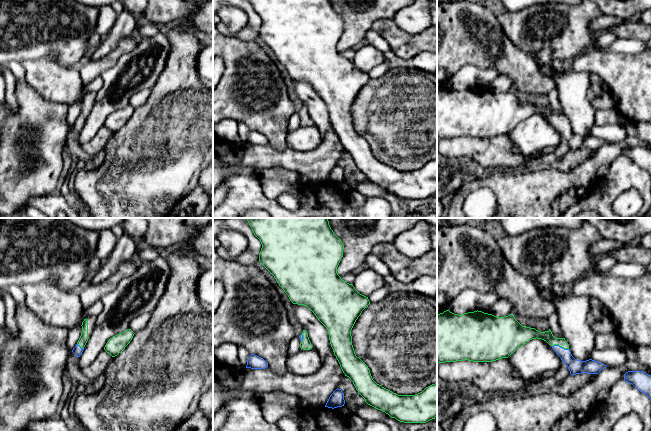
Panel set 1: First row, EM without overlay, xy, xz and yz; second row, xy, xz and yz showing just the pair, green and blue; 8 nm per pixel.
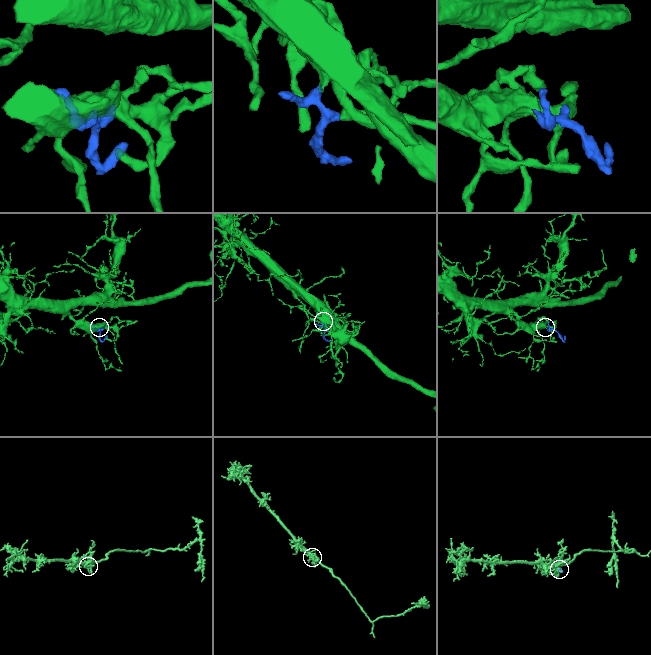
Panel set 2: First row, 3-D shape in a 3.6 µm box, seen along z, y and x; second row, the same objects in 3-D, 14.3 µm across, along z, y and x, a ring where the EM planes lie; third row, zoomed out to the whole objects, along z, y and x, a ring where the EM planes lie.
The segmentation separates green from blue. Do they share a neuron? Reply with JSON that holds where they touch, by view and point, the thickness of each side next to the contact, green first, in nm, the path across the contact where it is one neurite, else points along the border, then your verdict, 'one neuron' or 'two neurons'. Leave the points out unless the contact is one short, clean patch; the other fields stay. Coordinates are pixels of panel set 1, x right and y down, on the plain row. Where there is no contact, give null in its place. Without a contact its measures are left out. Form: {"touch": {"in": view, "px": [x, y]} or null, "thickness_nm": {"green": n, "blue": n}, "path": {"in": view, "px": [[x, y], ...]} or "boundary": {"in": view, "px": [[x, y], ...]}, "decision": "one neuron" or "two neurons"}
{"touch": {"in": "yz", "px": [560, 122]}, "thickness_nm": {"green": 90, "blue": 120}, "path": {"in": "yz", "px": [[532, 109], [547, 112], [560, 122], [566, 133], [575, 142]]}, "decision": "one neuron"}

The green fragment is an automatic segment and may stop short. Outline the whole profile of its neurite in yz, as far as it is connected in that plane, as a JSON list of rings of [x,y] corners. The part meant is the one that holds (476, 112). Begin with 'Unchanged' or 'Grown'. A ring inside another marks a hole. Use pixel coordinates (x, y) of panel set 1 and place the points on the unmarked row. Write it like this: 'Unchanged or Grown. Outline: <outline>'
Grown. Outline: [[[449,86],[437,91],[437,139],[473,137],[473,138],[492,138],[502,134],[508,134],[518,124],[532,115],[542,115],[546,117],[566,140],[571,151],[589,149],[598,150],[607,142],[601,138],[589,135],[581,137],[575,135],[565,114],[556,114],[551,106],[540,108],[535,104],[522,102],[510,90],[504,93],[497,93],[482,87],[454,90]]]

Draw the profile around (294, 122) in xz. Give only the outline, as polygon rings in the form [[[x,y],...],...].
[[[294,112],[288,121],[288,129],[287,131],[293,131],[301,126],[300,124],[300,114],[298,112]]]

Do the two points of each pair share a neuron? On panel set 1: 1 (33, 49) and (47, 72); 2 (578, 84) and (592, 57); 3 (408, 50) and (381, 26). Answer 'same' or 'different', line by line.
1: different
2: different
3: same

